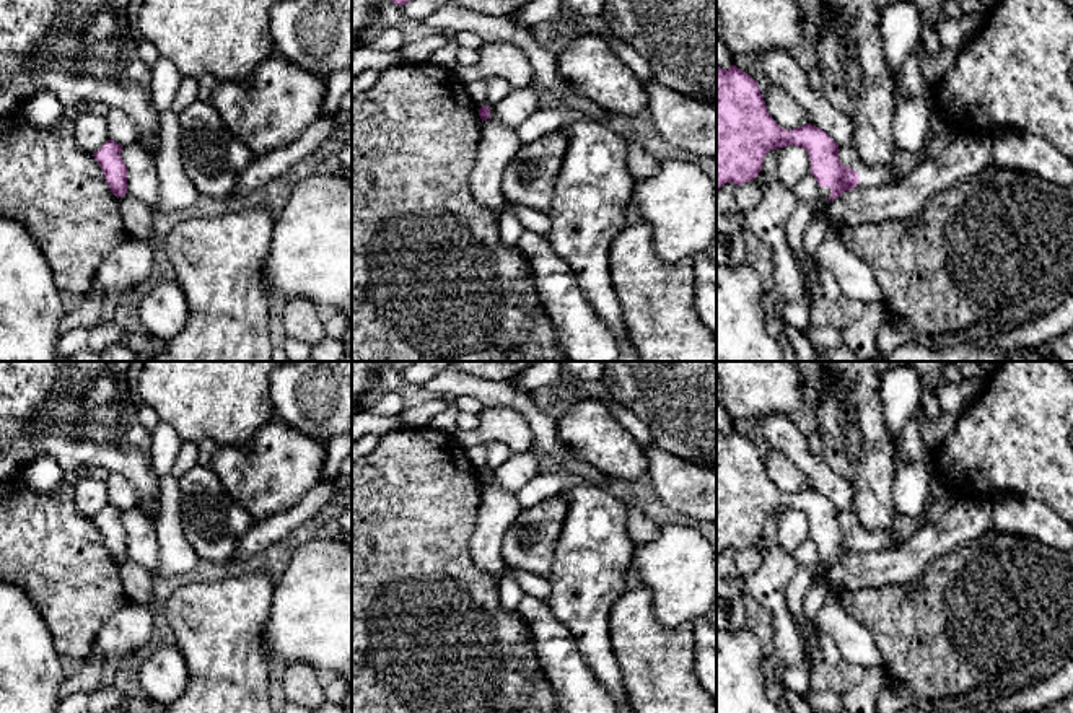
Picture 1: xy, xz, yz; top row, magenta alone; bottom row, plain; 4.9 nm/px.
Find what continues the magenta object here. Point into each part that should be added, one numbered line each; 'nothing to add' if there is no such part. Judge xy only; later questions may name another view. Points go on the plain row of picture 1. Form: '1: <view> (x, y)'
1: xy (137, 583)

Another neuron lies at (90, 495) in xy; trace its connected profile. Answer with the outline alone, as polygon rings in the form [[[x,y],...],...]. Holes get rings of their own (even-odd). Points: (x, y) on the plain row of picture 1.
[[[81,472],[73,488],[77,510],[86,518],[94,519],[109,505],[104,480],[96,480],[86,472]]]

